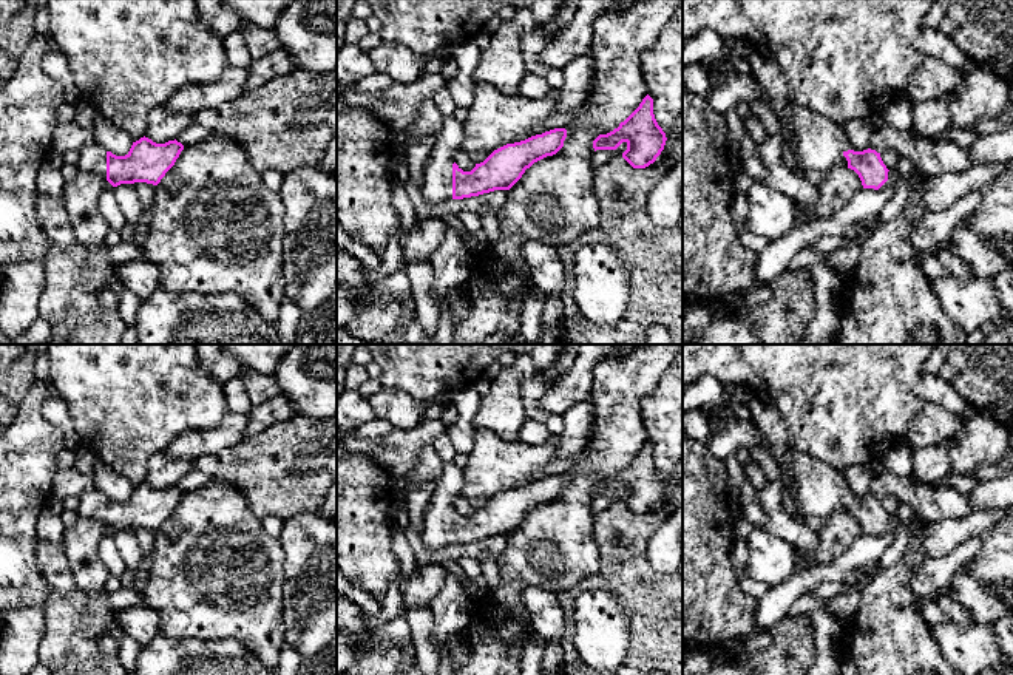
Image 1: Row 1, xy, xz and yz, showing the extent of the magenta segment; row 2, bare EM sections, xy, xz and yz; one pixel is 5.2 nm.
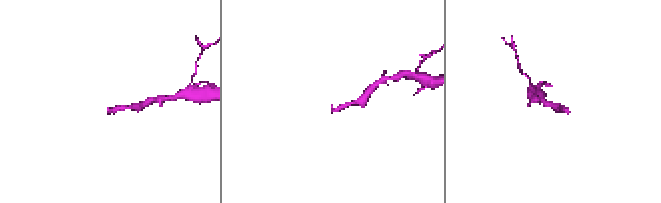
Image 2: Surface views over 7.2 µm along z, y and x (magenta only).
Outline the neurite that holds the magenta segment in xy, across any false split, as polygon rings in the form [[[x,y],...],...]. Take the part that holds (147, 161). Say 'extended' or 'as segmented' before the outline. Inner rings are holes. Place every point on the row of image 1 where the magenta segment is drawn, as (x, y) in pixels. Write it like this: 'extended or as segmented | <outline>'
extended | [[[144,136],[133,142],[125,156],[116,156],[93,142],[79,150],[77,168],[105,178],[113,187],[134,182],[158,185],[182,150],[184,145],[176,139],[156,144]]]

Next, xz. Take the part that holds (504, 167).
extended | [[[452,116],[446,117],[425,165],[425,182],[420,192],[426,201],[442,202],[449,199],[479,196],[494,190],[510,190],[522,178],[525,170],[530,168],[534,162],[556,154],[564,147],[565,137],[565,128],[554,128],[520,142],[506,144],[494,150],[483,162],[476,164],[471,171],[463,171],[454,162],[454,153],[463,142],[463,125]]]

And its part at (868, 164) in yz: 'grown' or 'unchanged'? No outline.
grown

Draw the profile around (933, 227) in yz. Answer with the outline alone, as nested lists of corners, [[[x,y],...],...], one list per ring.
[[[982,188],[960,198],[953,207],[942,212],[927,212],[913,227],[910,243],[922,256],[922,269],[933,283],[950,272],[945,266],[928,252],[948,239],[951,229],[962,219],[968,218],[982,198]]]

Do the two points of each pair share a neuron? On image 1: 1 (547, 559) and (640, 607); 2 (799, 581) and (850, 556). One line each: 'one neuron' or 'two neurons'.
1: two neurons
2: one neuron

